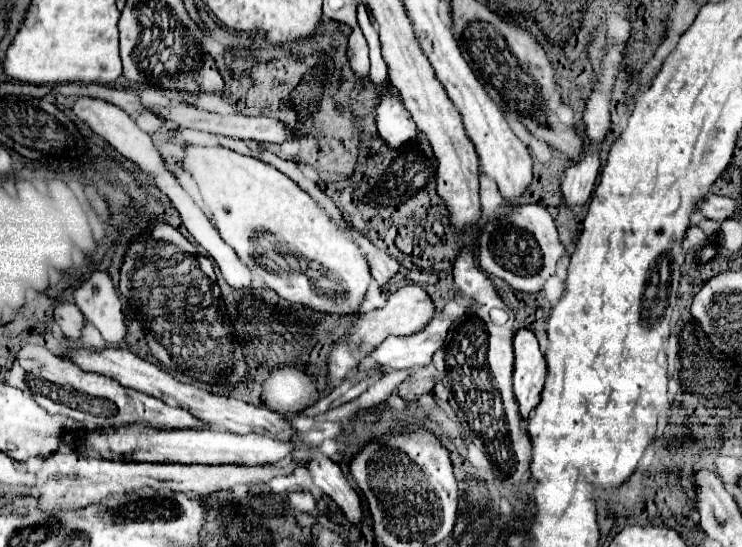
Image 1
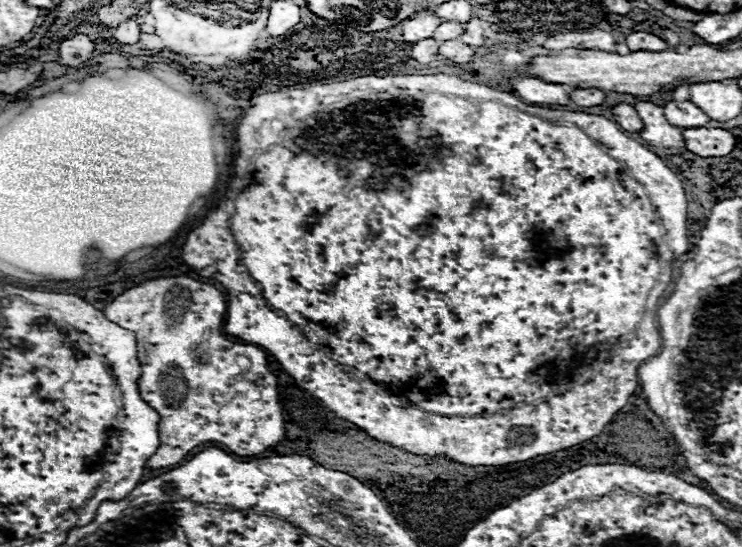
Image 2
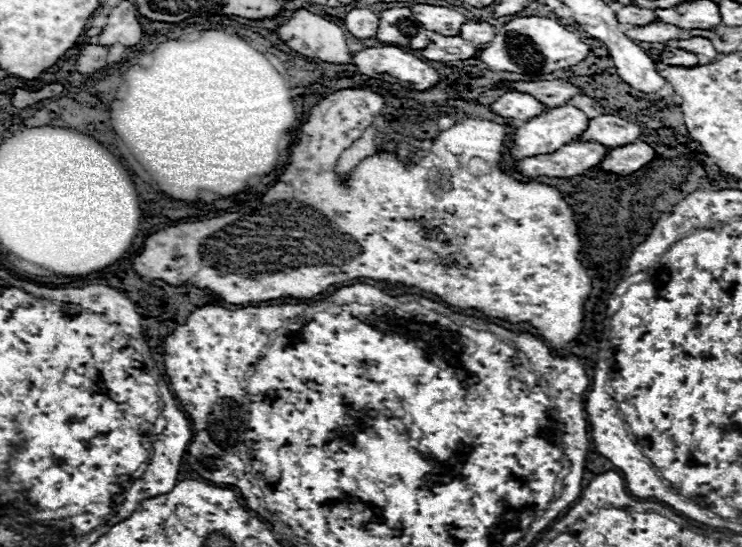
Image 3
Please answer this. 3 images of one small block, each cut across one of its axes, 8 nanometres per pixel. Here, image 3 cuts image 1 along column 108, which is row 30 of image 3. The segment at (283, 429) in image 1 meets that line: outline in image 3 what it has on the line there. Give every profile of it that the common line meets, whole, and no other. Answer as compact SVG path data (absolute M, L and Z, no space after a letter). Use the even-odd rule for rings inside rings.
M354 8L346 14L344 26L356 38L372 38L378 32L378 16L366 8Z

